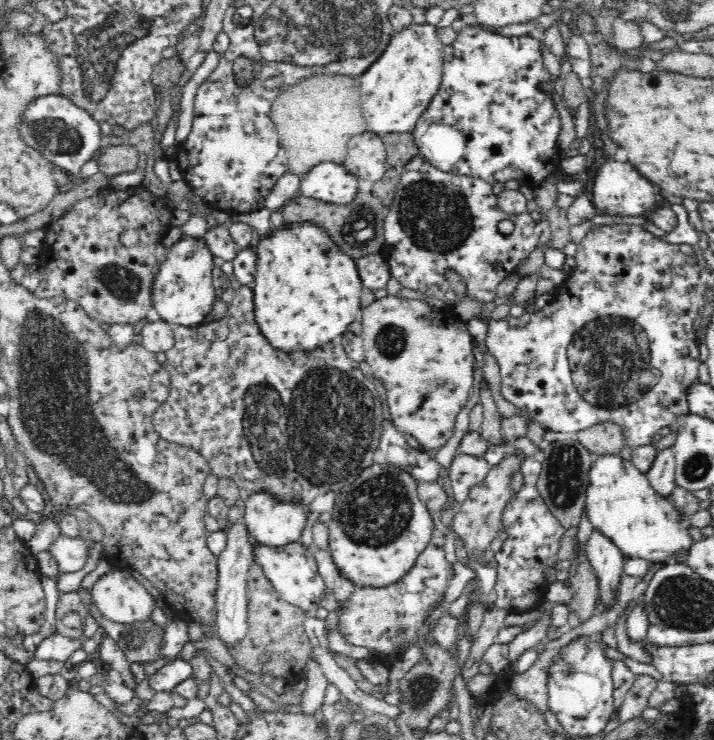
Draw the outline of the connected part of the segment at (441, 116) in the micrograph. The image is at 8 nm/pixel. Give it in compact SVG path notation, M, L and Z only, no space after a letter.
M479 23L458 33L456 40L444 48L441 87L412 132L418 154L444 172L476 176L491 185L505 182L536 186L554 174L561 161L557 144L561 122L553 96L544 90L550 74L542 59L542 47L540 40L530 35L508 38L488 32Z

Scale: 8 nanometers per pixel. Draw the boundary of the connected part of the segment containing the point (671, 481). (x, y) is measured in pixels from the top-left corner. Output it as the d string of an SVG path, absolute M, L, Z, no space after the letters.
M662 448L657 454L654 463L646 473L653 485L653 488L662 495L670 495L675 484L675 469L676 469L675 453L673 448Z

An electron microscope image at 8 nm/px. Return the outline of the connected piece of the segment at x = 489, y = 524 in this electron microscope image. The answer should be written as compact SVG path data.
M517 452L506 456L497 466L490 468L486 478L468 490L466 500L458 505L458 510L452 516L450 528L460 538L462 548L466 548L476 559L481 559L485 549L489 548L490 542L498 537L500 530L503 530L502 510L513 497L510 491L510 476L514 472L520 472L522 460L524 455Z

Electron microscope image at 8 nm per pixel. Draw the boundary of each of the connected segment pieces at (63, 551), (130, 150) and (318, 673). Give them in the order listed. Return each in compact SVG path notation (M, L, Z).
M61 533L48 551L54 555L62 571L65 573L78 572L86 566L90 558L89 541L82 536L71 537Z
M128 142L123 144L105 145L103 152L98 156L99 170L106 176L133 172L138 168L140 152Z
M313 657L306 664L304 677L306 677L306 687L302 692L300 704L303 714L313 714L314 712L319 712L319 708L323 704L326 686L328 686L329 682L323 675L320 665L313 661Z

